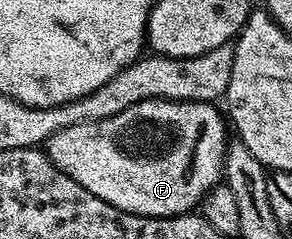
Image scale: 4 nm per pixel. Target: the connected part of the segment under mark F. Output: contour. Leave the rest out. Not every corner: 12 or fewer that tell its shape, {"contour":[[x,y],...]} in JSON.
{"contour":[[144,100],[47,142],[119,210],[184,216],[223,180],[213,102]]}

